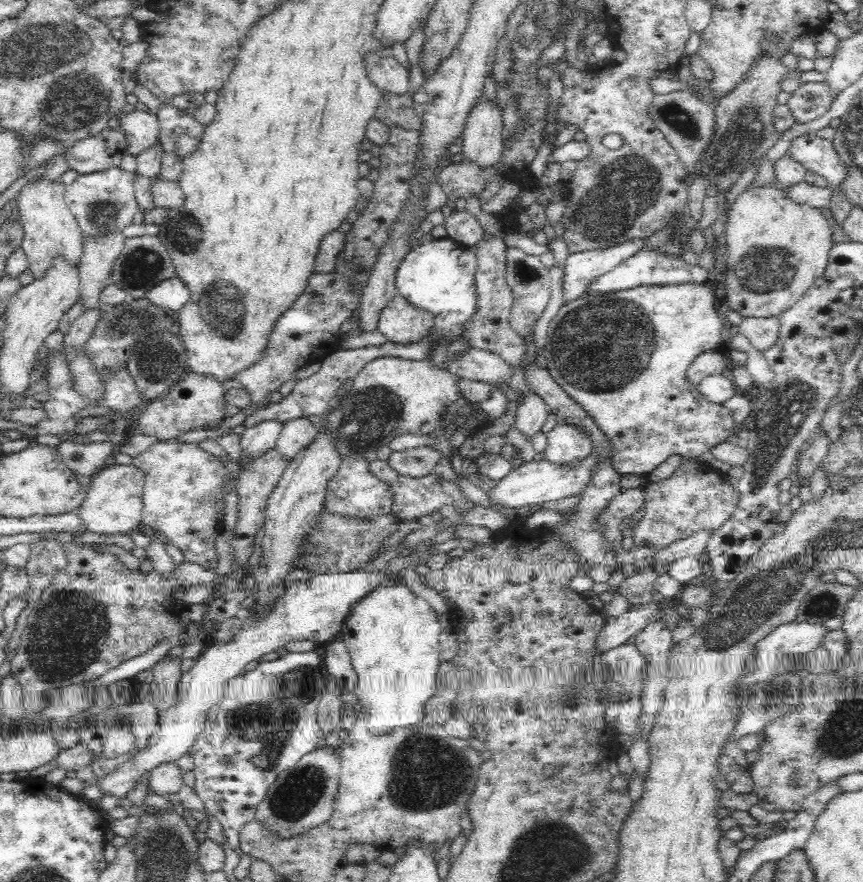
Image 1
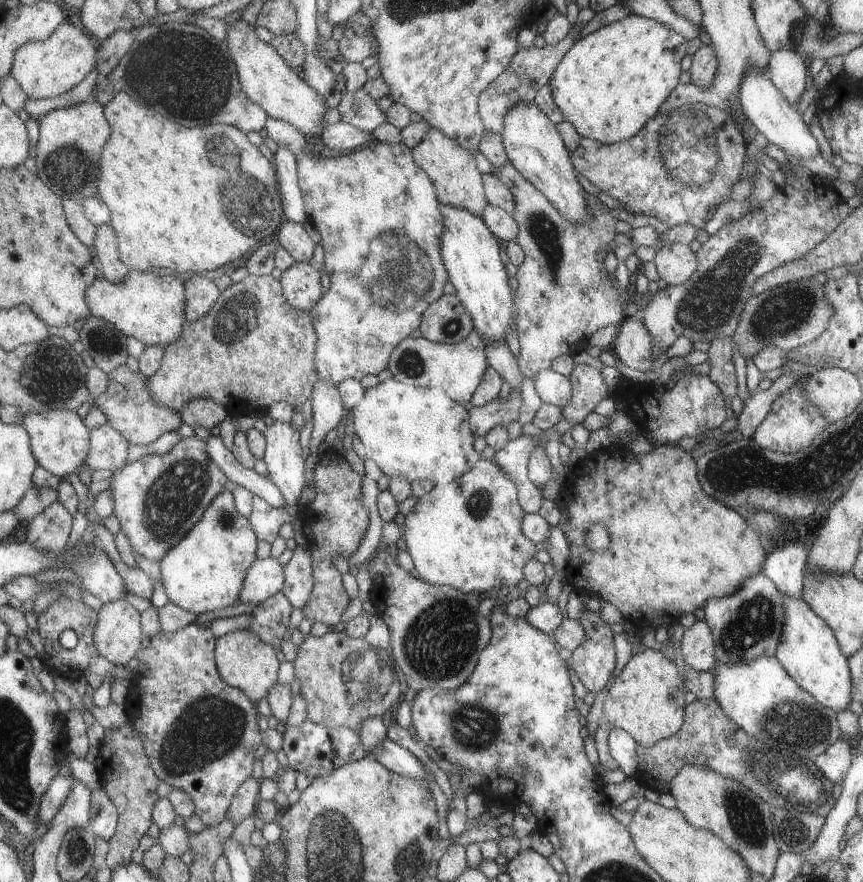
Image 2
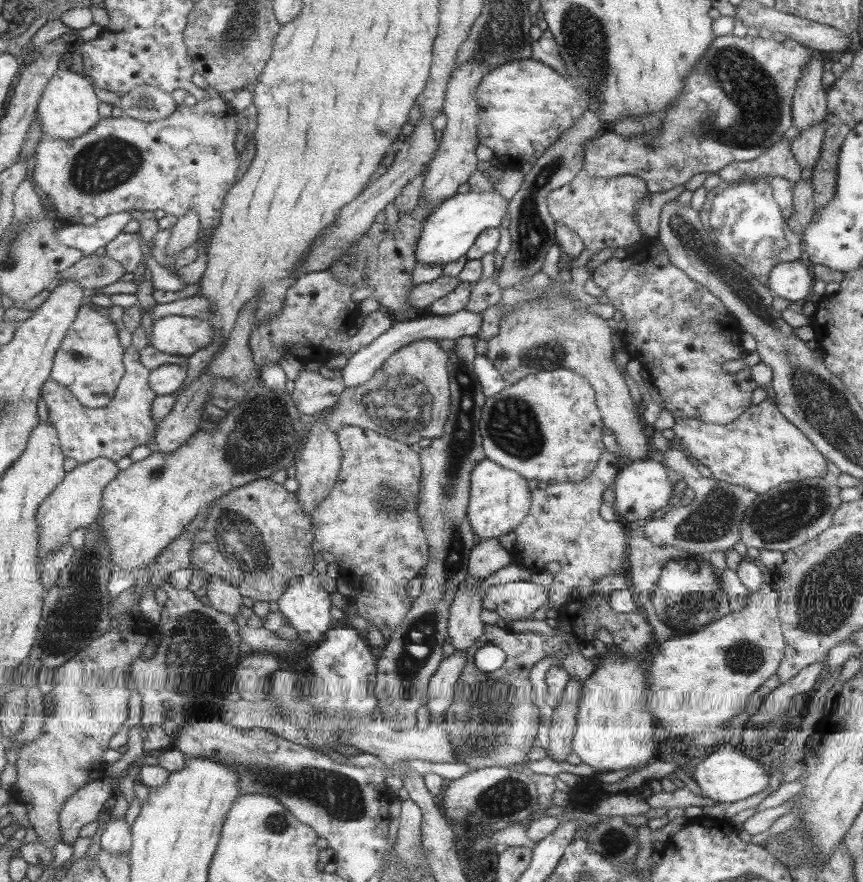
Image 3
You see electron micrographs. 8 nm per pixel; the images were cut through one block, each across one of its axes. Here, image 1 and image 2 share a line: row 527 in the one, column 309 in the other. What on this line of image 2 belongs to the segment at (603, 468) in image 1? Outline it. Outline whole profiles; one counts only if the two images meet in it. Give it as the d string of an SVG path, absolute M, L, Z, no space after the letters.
M297 544L284 566L284 584L280 590L281 594L287 598L293 608L303 608L309 600L314 578L310 552Z

